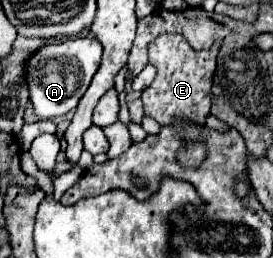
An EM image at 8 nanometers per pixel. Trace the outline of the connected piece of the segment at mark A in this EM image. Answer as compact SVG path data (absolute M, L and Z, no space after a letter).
M75 38L59 44L45 42L35 54L31 54L31 58L25 62L25 82L33 110L41 120L63 116L79 104L93 74L97 72L101 52L101 44L95 38Z

